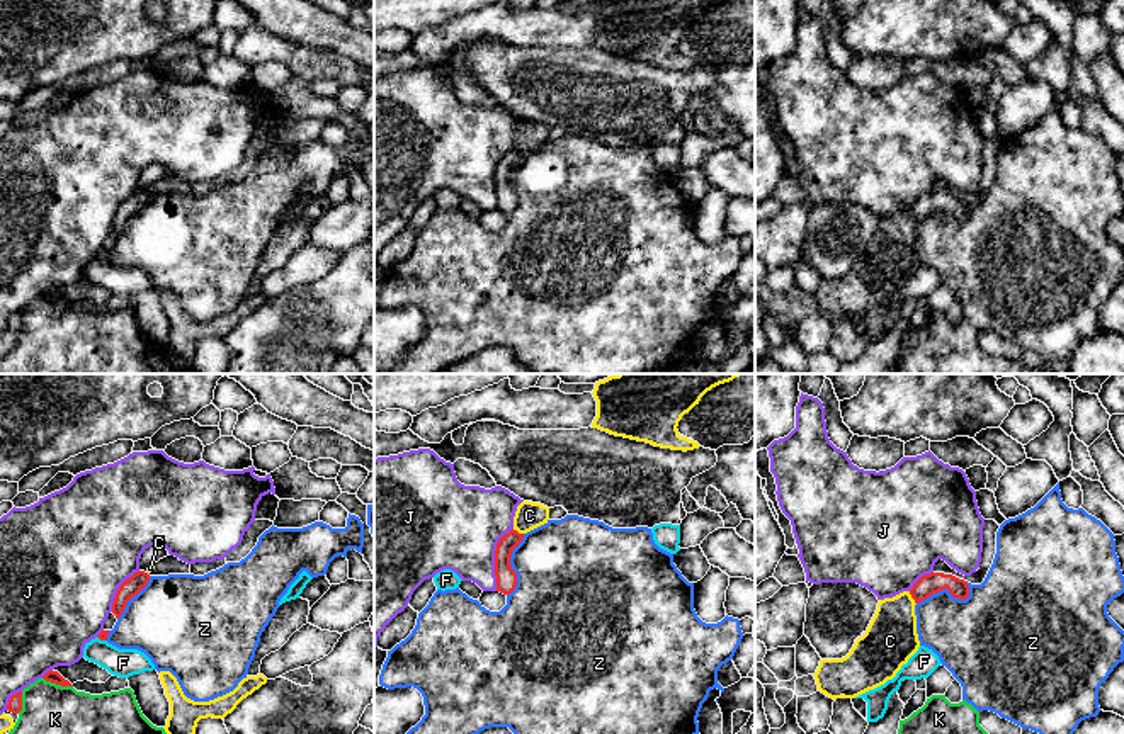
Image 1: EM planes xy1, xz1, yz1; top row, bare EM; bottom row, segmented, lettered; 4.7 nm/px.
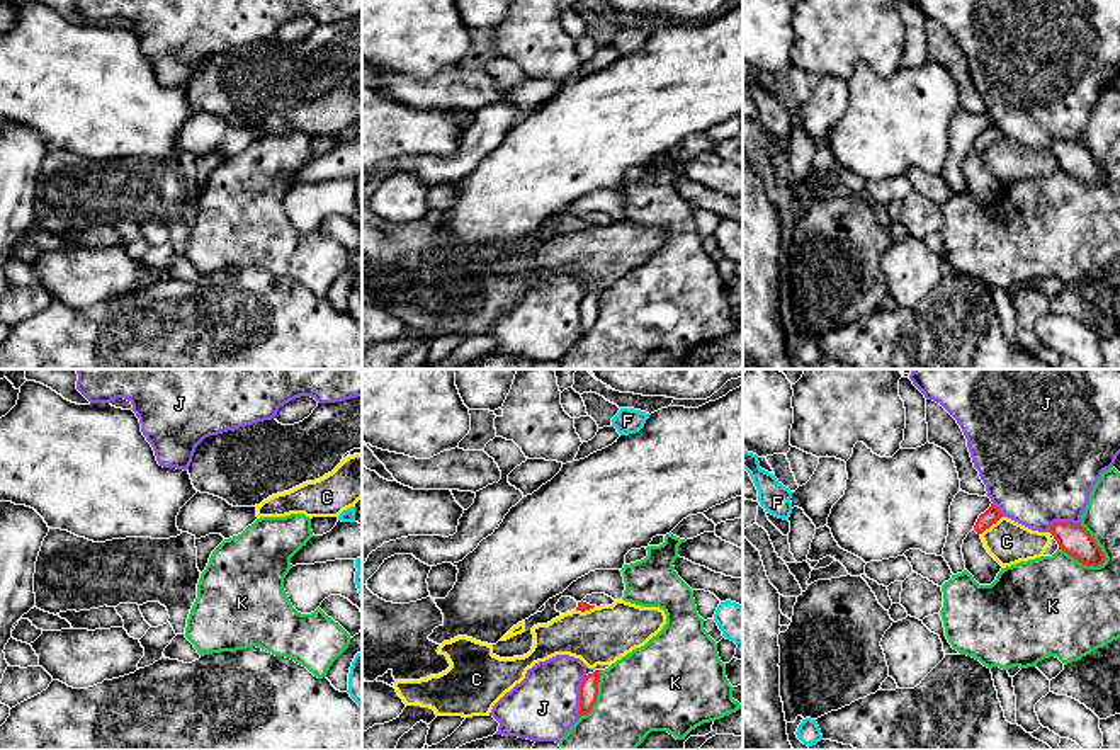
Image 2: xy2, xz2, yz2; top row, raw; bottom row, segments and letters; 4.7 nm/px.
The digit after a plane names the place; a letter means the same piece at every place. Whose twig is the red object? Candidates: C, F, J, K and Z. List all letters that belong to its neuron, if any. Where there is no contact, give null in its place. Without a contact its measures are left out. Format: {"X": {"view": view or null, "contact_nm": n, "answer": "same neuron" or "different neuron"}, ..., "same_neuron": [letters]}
{"C": {"view": "yz2", "contact_nm": 140, "answer": "different neuron"}, "F": {"view": "xy1", "contact_nm": 50, "answer": "different neuron"}, "J": {"view": "xz1", "contact_nm": 320, "answer": "different neuron"}, "K": {"view": "yz2", "contact_nm": 240, "answer": "different neuron"}, "Z": {"view": "yz1", "contact_nm": 260, "answer": "different neuron"}, "same_neuron": []}

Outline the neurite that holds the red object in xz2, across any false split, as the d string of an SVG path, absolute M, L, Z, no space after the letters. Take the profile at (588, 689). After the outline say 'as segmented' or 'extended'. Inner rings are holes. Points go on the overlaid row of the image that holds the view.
M602 670L585 675L580 685L580 716L585 716L591 711L598 696L598 682Z | as segmented

